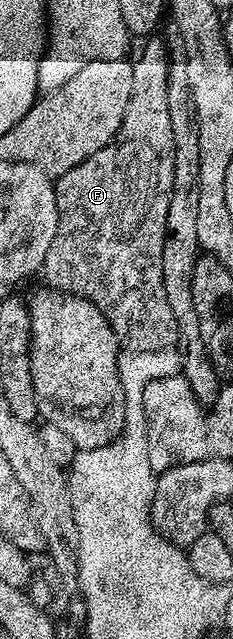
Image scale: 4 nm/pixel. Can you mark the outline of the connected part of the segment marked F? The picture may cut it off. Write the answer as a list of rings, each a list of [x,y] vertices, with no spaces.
[[[154,35],[144,42],[141,49],[141,58],[132,62],[133,83],[131,87],[131,99],[127,103],[127,111],[123,115],[121,129],[114,140],[107,147],[95,151],[83,163],[71,167],[61,177],[56,178],[57,210],[59,211],[59,223],[55,227],[55,239],[51,239],[51,247],[45,256],[43,274],[44,284],[50,289],[62,293],[74,293],[77,297],[85,297],[108,319],[109,325],[115,331],[118,342],[124,343],[129,349],[139,351],[159,351],[160,349],[173,349],[177,343],[177,320],[171,315],[171,303],[167,303],[167,291],[163,291],[163,239],[167,231],[167,207],[171,204],[171,193],[175,183],[175,155],[173,147],[173,132],[171,131],[171,115],[167,107],[167,75],[169,74],[169,50],[164,40]]]

